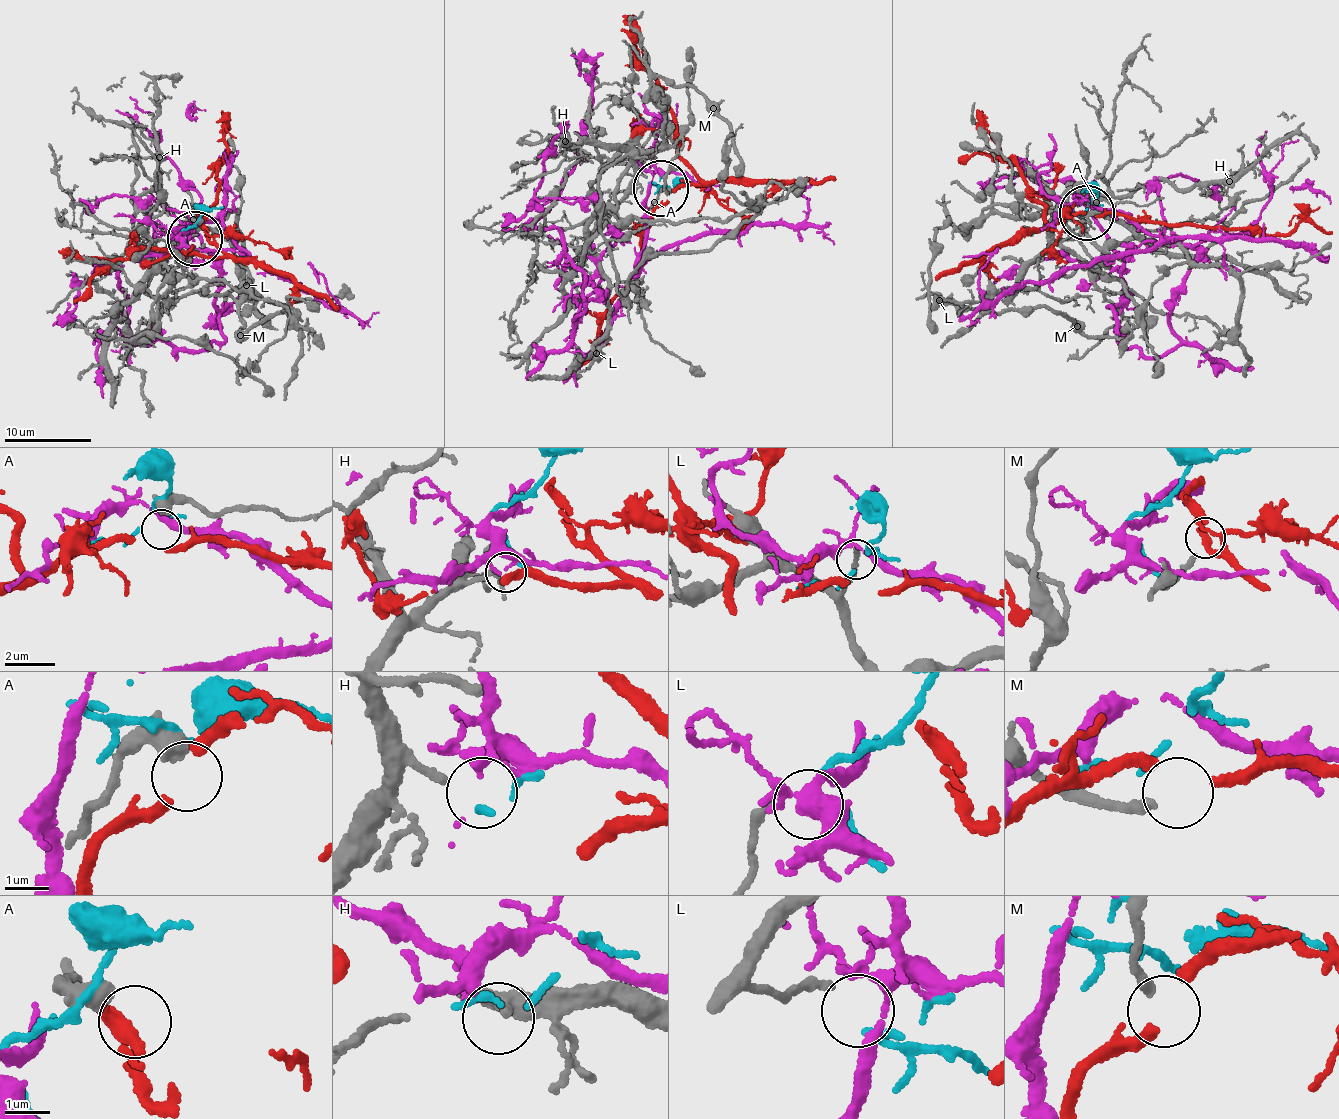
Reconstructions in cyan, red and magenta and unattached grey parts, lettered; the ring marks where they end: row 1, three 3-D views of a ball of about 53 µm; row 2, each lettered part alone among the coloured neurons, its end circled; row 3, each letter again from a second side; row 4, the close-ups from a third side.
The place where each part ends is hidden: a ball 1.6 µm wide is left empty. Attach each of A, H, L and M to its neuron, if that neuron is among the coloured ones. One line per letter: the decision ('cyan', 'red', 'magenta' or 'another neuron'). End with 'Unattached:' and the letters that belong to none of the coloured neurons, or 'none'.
A: another neuron
H: another neuron
L: cyan
M: another neuron
Unattached: A, H, M

